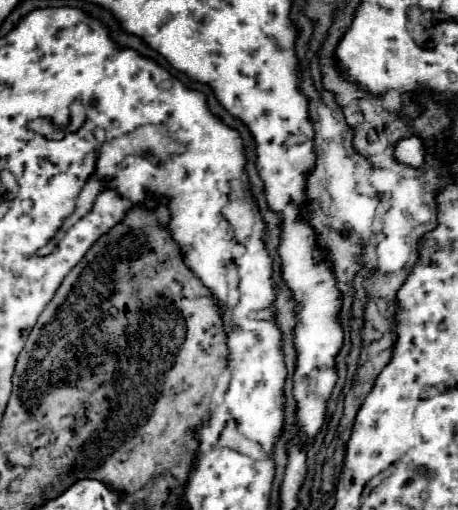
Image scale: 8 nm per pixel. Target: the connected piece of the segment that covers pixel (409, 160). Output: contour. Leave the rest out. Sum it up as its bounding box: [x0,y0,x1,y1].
[394,137,424,167]

